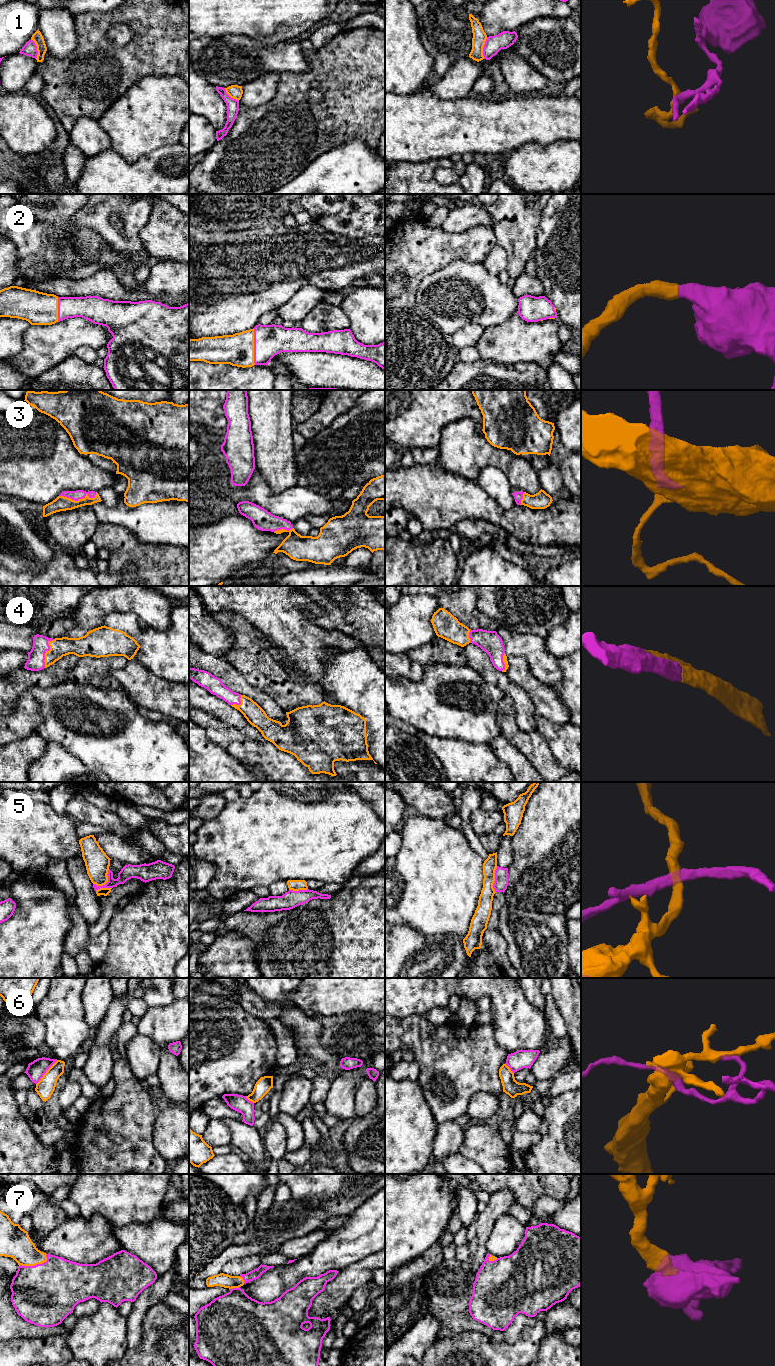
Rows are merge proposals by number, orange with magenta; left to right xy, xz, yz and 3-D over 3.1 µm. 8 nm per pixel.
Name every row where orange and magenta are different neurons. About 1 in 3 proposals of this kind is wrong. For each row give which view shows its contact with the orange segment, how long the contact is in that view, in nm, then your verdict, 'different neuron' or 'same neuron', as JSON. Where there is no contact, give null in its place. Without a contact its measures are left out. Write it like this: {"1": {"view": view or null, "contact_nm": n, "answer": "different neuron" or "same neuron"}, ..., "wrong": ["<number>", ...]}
{"1": {"view": "yz", "contact_nm": 180, "answer": "different neuron"}, "2": {"view": "xz", "contact_nm": 300, "answer": "same neuron"}, "3": {"view": "xy", "contact_nm": 300, "answer": "same neuron"}, "4": {"view": "xy", "contact_nm": 240, "answer": "same neuron"}, "5": {"view": "xy", "contact_nm": 200, "answer": "different neuron"}, "6": {"view": "xy", "contact_nm": 260, "answer": "different neuron"}, "7": {"view": "xy", "contact_nm": 240, "answer": "same neuron"}, "wrong": ["1", "5", "6"]}

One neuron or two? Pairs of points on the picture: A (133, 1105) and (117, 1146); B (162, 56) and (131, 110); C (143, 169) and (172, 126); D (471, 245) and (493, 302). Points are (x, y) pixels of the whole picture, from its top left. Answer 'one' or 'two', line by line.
A: one
B: two
C: two
D: two

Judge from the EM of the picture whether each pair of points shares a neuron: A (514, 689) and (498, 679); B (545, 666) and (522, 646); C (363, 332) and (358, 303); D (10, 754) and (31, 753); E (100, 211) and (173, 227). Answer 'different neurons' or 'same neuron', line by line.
A: same neuron
B: same neuron
C: same neuron
D: same neuron
E: different neurons

